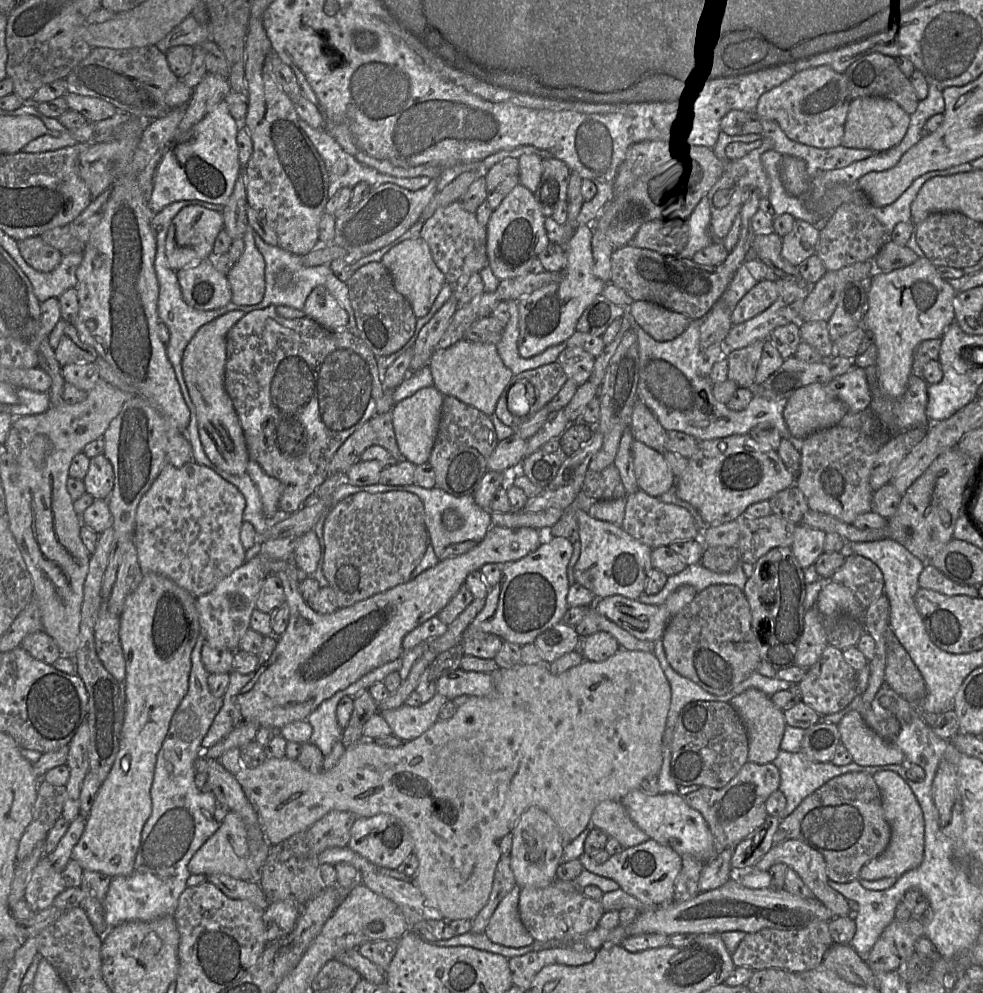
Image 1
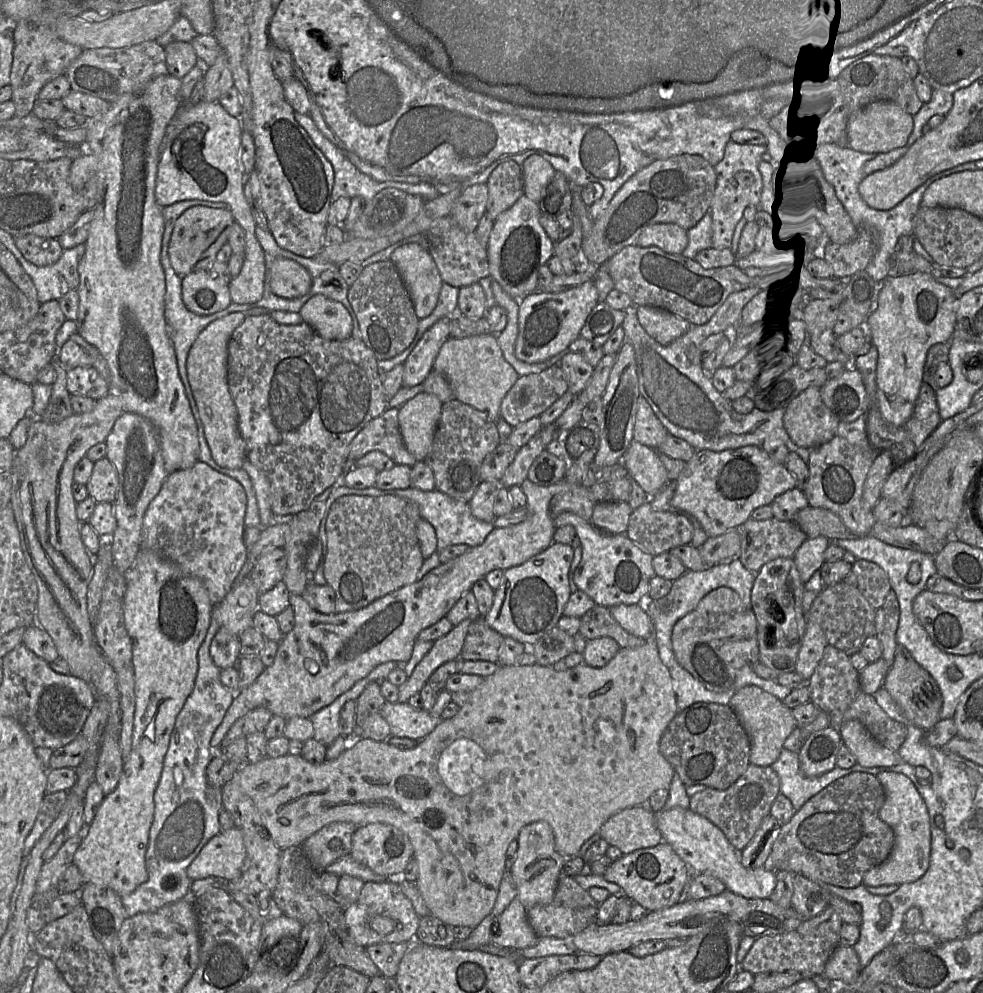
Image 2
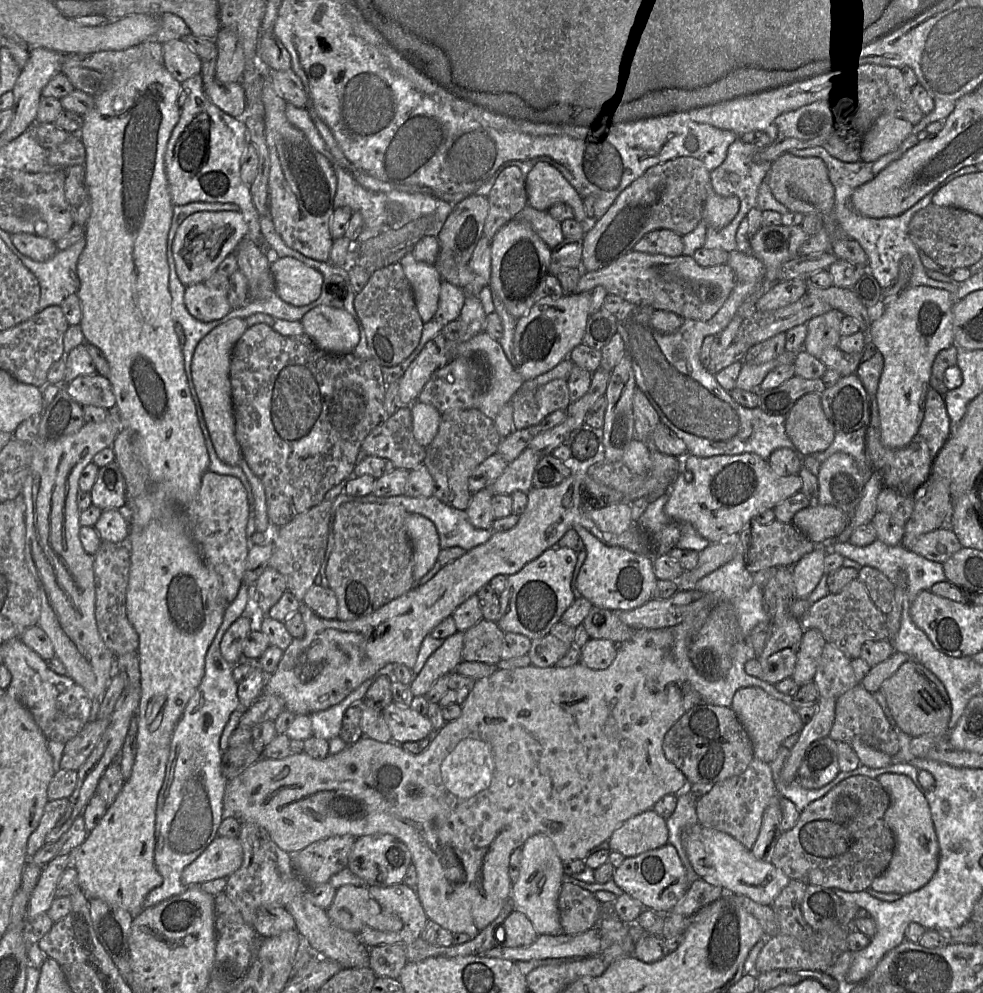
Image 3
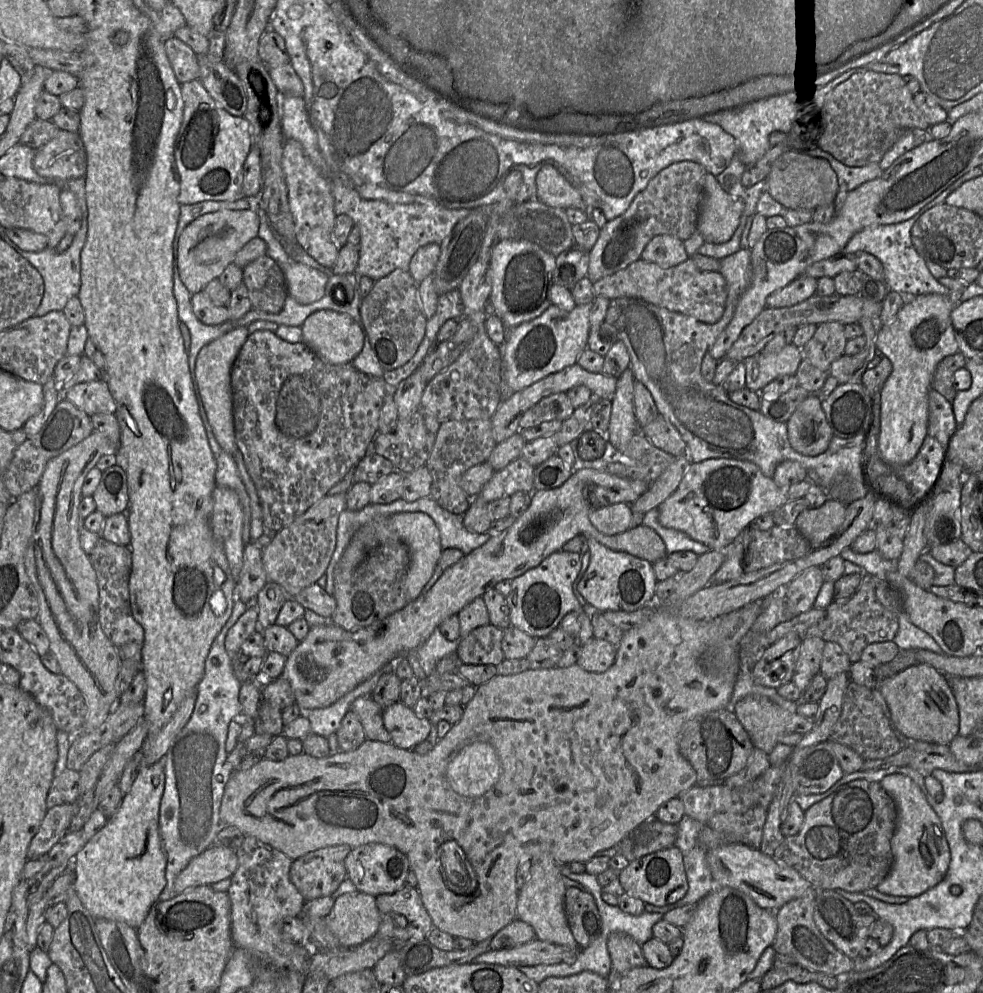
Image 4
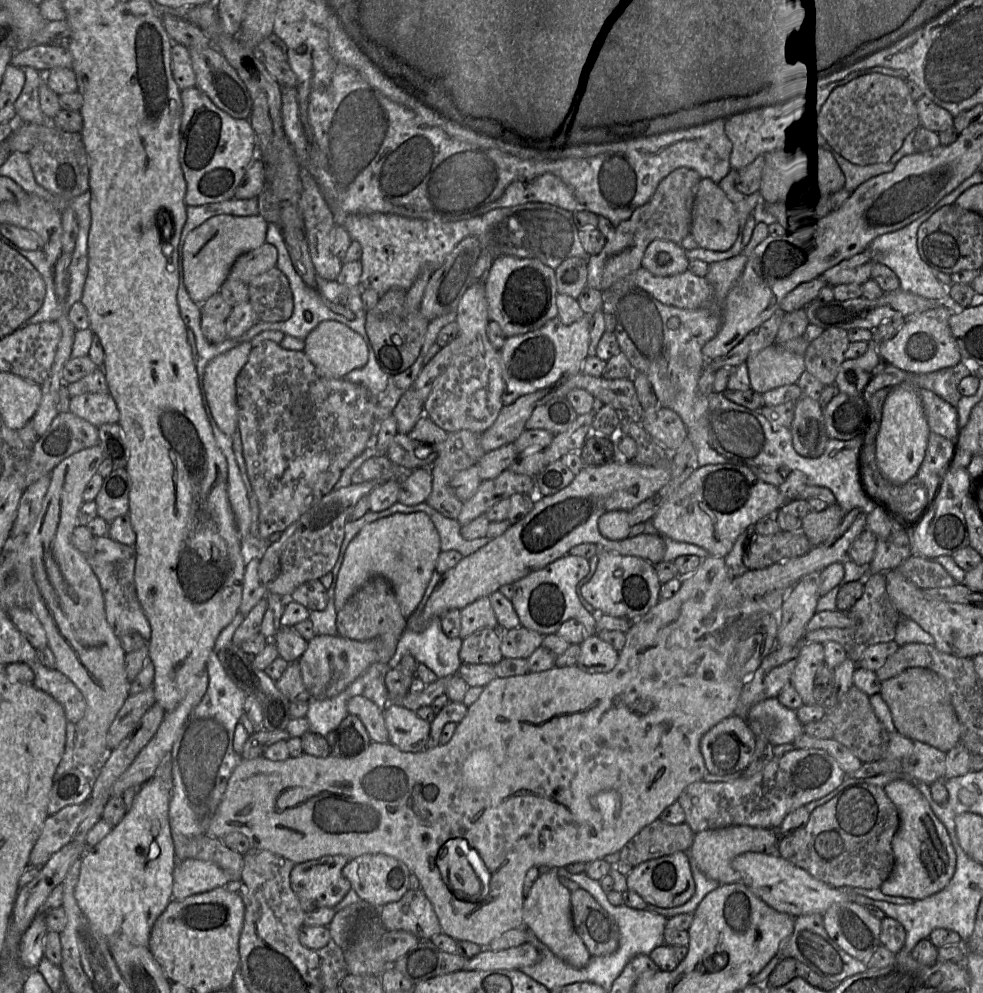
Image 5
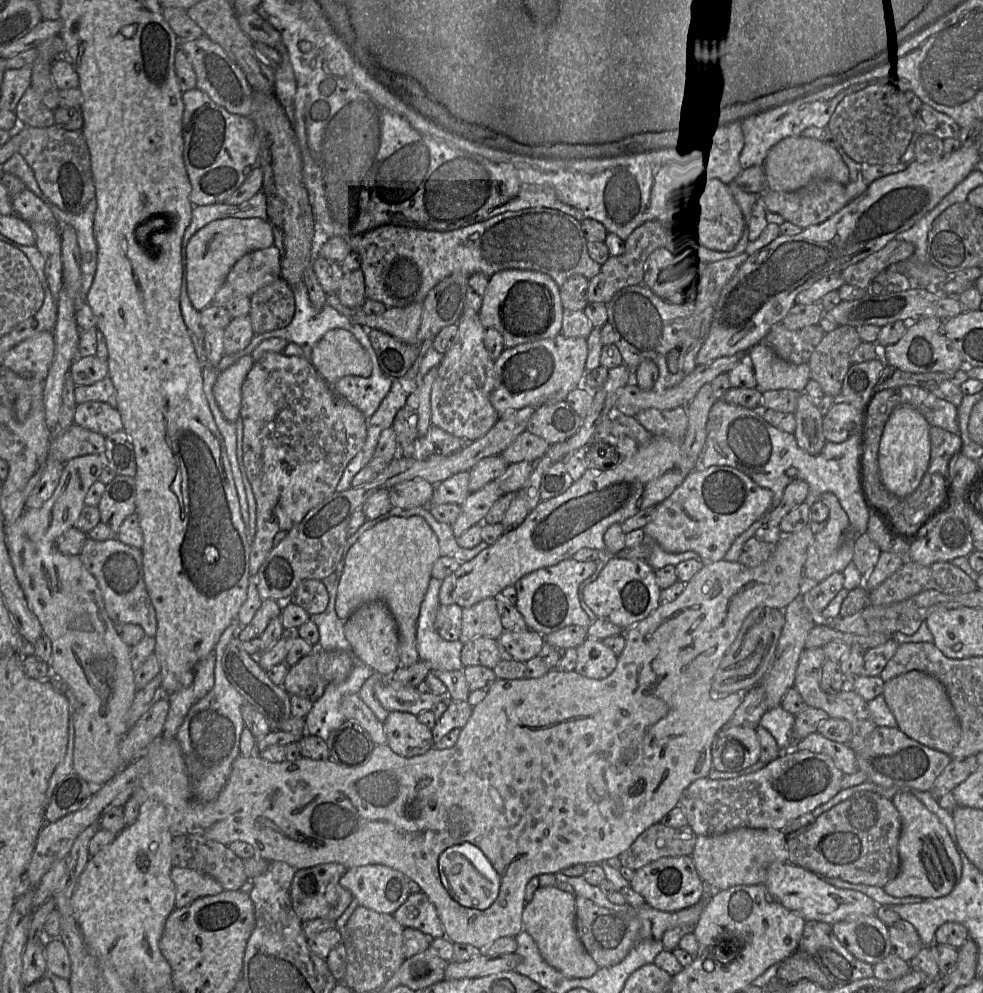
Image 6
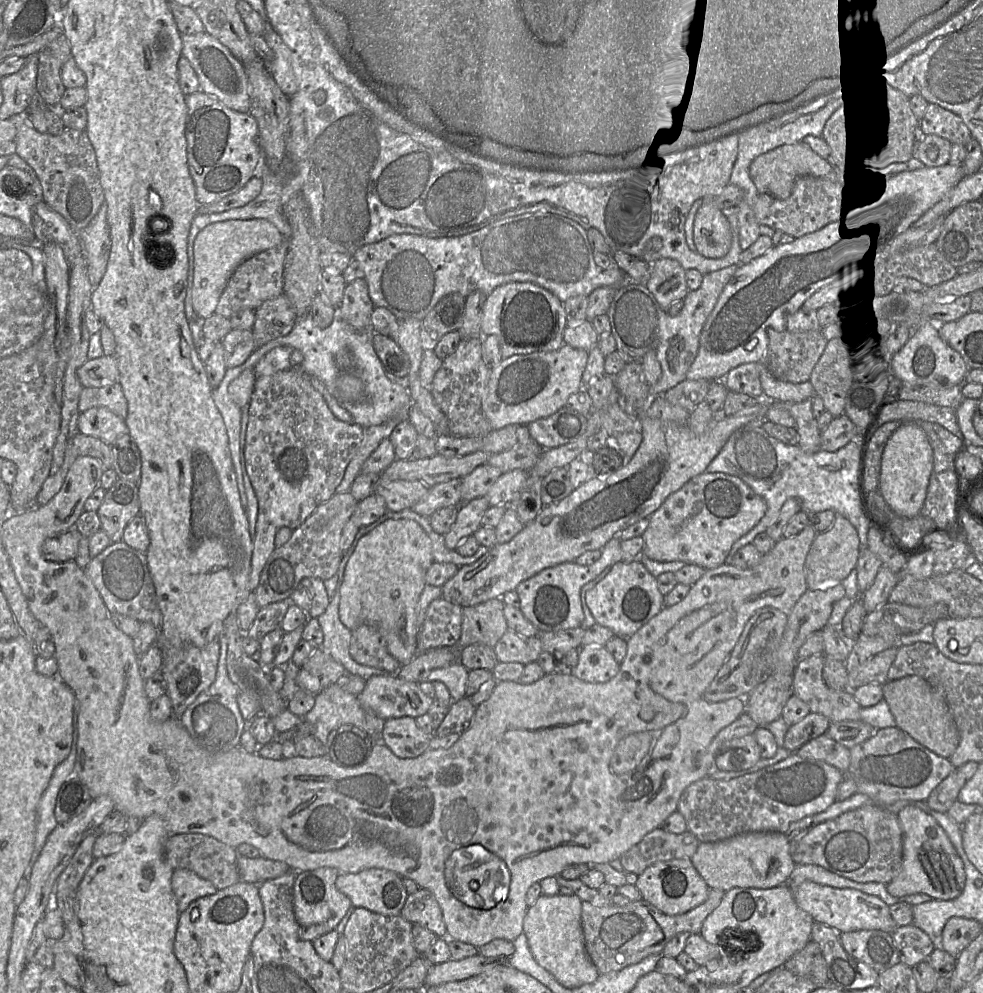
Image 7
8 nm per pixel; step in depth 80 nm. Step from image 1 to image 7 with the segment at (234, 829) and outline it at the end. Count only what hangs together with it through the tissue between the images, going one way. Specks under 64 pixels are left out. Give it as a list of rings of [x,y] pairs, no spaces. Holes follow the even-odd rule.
[[[186,869],[173,871],[171,885],[179,914],[184,912],[195,900],[216,894],[218,891],[210,881]]]

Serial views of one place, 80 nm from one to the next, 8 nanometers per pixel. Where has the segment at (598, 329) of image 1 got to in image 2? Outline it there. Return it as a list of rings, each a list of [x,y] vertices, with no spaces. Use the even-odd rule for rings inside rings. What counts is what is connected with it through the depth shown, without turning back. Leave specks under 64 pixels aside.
[[[599,301],[588,315],[580,336],[602,347],[622,325],[625,313],[611,308],[606,301]]]

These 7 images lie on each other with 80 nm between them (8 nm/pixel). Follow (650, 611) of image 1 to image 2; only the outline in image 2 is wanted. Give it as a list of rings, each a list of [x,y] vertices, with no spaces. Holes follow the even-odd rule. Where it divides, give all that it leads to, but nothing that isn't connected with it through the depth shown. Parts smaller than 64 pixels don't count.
[[[644,603],[618,604],[609,608],[612,617],[628,633],[647,639],[654,635],[654,626]]]

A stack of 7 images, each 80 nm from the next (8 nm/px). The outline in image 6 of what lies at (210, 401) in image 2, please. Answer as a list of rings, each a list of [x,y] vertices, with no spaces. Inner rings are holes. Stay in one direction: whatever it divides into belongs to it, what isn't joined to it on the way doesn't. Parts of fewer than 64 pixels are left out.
[[[245,355],[221,372],[213,386],[213,395],[226,420],[236,422],[240,416],[241,388],[252,368],[252,355]]]

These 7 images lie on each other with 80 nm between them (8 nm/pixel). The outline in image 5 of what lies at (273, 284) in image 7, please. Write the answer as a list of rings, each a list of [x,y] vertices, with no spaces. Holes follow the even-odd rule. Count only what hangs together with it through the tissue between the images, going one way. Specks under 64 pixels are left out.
[[[266,242],[240,255],[231,266],[228,278],[242,281],[247,285],[254,277],[276,267],[277,254],[275,246]]]

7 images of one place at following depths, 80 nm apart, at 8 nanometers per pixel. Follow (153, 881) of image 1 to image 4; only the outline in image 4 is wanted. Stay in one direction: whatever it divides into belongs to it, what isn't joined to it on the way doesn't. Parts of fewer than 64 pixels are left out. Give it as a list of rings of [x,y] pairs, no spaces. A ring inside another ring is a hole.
[[[237,598],[232,613],[214,639],[207,658],[202,680],[196,686],[197,698],[188,722],[174,738],[165,756],[165,787],[159,811],[159,833],[167,863],[166,885],[159,901],[176,895],[174,882],[189,862],[215,844],[221,829],[219,813],[225,786],[233,770],[227,762],[225,749],[229,723],[242,714],[239,703],[241,682],[235,677],[231,656],[225,649],[229,629],[247,610],[247,604]]]

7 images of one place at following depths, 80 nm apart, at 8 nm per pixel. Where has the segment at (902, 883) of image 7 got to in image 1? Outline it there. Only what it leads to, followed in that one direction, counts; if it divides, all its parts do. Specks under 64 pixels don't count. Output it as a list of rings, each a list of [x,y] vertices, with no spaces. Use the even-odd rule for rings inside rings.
[[[892,771],[877,772],[873,778],[881,792],[883,815],[890,826],[891,838],[886,850],[862,867],[859,877],[868,881],[898,878],[917,868],[924,857],[924,817],[912,789],[901,776]]]

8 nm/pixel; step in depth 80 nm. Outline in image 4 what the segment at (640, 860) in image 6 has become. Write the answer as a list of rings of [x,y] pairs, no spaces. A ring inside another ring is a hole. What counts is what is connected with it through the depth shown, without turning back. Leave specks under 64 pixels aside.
[[[652,818],[631,832],[617,846],[617,853],[629,862],[675,846],[677,827]]]

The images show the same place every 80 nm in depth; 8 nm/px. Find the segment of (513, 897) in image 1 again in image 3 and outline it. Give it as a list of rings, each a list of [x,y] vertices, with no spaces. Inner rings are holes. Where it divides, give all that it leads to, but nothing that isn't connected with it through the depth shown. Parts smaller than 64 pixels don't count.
[[[513,910],[500,925],[493,932],[494,947],[526,947],[538,938],[532,922],[520,911]]]

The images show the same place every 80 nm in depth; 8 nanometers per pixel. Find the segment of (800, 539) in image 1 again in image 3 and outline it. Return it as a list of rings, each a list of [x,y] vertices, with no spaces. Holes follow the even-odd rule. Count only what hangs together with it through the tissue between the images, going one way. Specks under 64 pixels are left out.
[[[816,545],[814,550],[802,557],[792,568],[796,599],[808,598],[825,574],[826,546]]]

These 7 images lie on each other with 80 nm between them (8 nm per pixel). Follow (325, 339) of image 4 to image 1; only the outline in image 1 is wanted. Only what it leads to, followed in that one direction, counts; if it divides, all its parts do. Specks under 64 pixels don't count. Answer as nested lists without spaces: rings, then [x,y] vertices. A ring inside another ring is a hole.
[[[317,286],[311,291],[302,310],[305,316],[327,329],[346,330],[349,321],[346,310],[323,286]]]

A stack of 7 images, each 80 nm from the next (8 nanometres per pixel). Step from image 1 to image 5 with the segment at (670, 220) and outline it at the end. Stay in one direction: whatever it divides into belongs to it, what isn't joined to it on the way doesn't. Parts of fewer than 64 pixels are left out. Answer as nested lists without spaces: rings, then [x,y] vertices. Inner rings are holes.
[[[654,240],[645,251],[642,267],[655,276],[667,277],[687,271],[689,263],[680,244]]]

